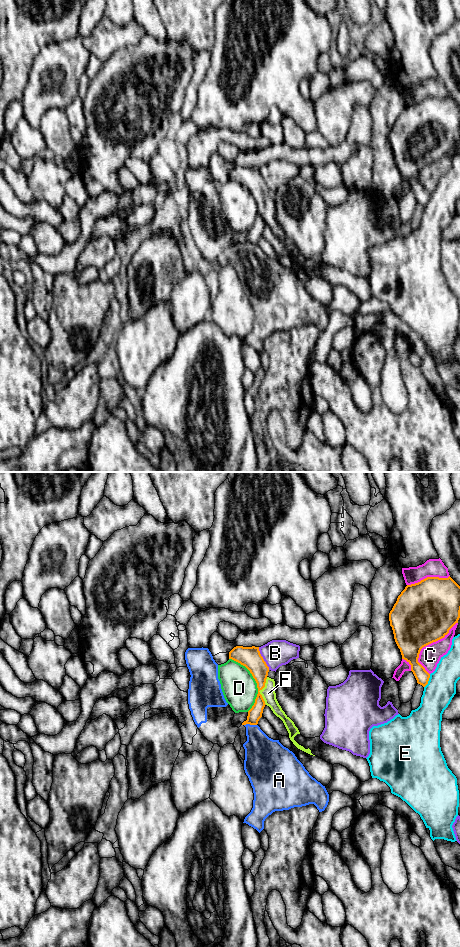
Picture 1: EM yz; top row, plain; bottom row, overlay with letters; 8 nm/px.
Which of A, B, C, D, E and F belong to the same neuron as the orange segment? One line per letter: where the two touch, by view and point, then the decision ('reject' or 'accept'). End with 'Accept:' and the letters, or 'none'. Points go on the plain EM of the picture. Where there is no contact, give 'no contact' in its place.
A: yz (250, 244) | reject
B: yz (262, 178) | reject
C: yz (427, 164) | reject
D: yz (255, 200) | reject
E: yz (428, 200) | reject
F: yz (259, 210) | accept
Accept: F

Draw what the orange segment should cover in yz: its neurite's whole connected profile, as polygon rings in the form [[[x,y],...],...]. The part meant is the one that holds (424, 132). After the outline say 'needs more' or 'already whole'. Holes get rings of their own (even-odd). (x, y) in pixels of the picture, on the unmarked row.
[[[427,97],[418,103],[407,105],[398,116],[389,133],[395,162],[402,179],[411,185],[417,203],[425,207],[430,194],[418,182],[423,167],[444,158],[460,138],[460,106],[448,98]]]; already whole

